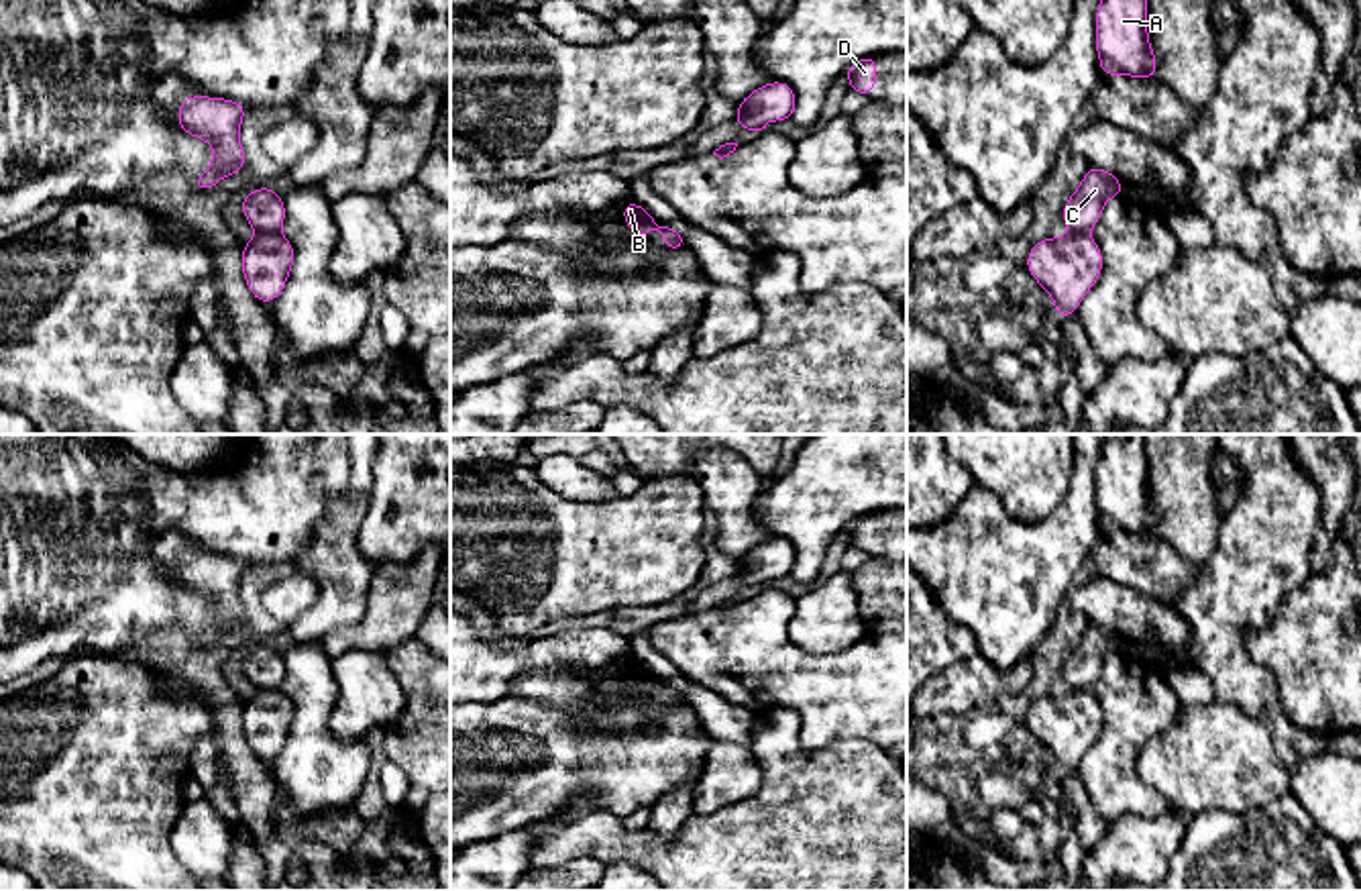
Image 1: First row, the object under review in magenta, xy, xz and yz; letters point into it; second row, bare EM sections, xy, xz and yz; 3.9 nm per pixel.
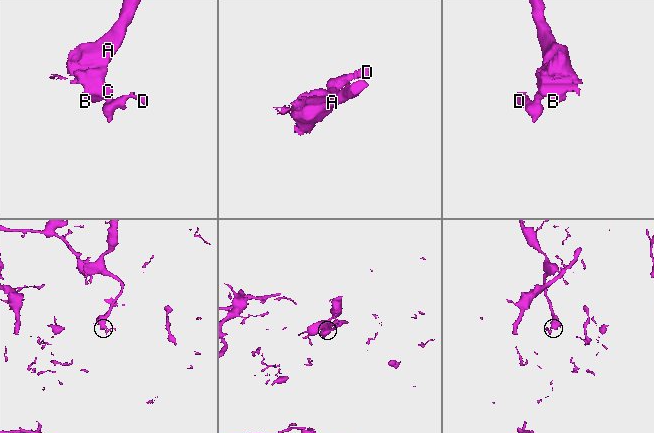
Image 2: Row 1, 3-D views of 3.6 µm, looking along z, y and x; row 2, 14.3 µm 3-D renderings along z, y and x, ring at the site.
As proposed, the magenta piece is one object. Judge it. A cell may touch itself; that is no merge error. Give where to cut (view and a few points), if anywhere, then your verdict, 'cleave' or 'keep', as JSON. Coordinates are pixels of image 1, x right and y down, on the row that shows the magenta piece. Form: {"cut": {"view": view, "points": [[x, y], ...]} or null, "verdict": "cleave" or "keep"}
{"cut": {"view": "xy", "points": [[261, 231], [278, 233]]}, "verdict": "cleave"}

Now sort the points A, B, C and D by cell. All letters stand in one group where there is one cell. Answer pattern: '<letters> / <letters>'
A B C / D

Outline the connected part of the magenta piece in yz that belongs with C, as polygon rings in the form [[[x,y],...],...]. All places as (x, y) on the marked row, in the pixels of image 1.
[[[1088,165],[1084,181],[1064,206],[1061,218],[1074,232],[1086,232],[1098,222],[1104,200],[1112,196],[1127,196],[1119,177]]]

